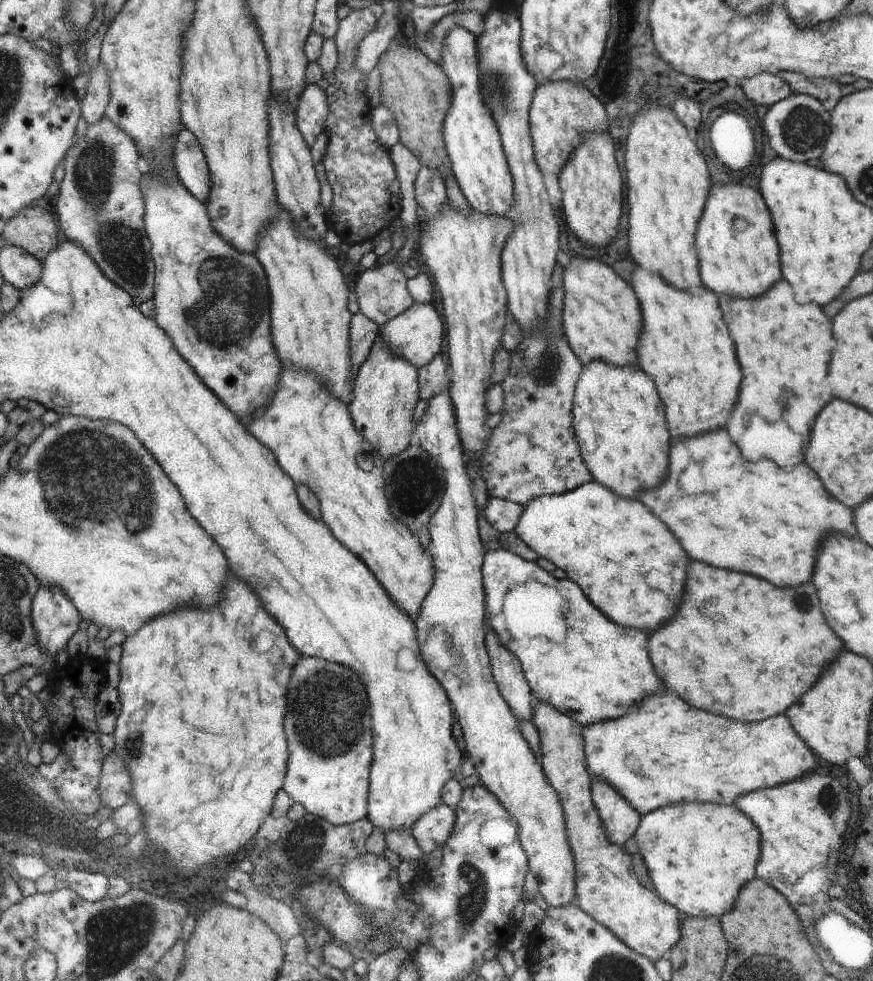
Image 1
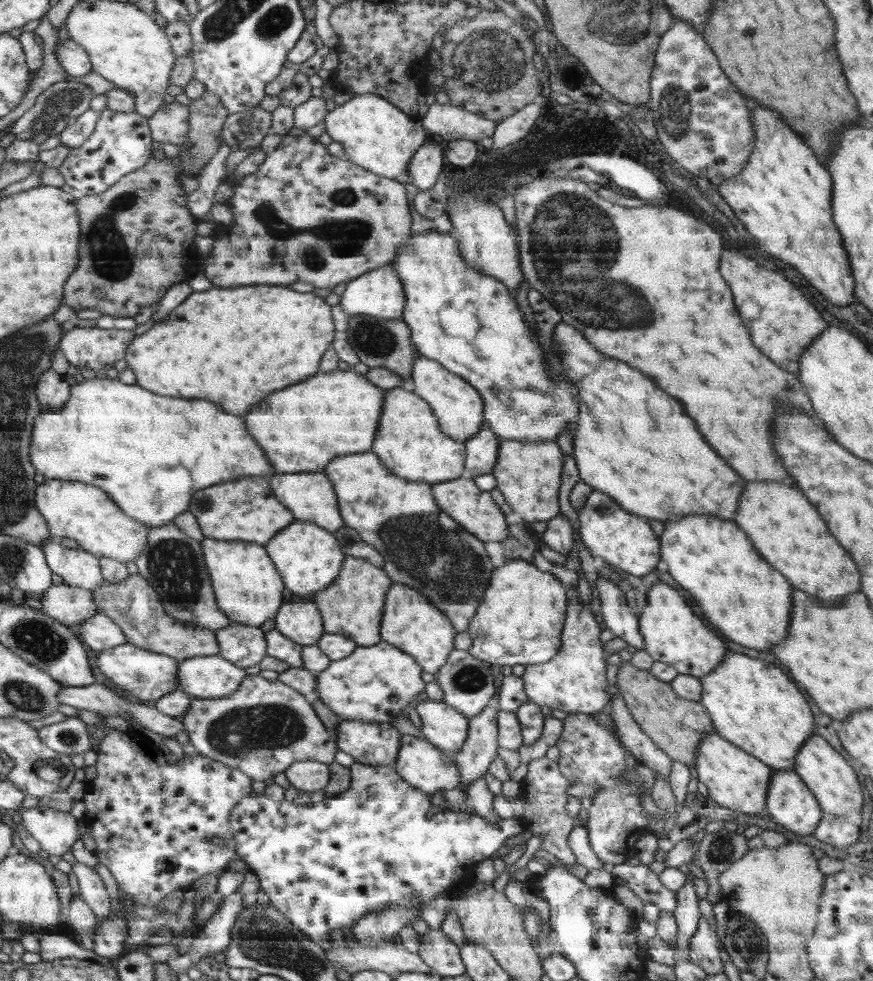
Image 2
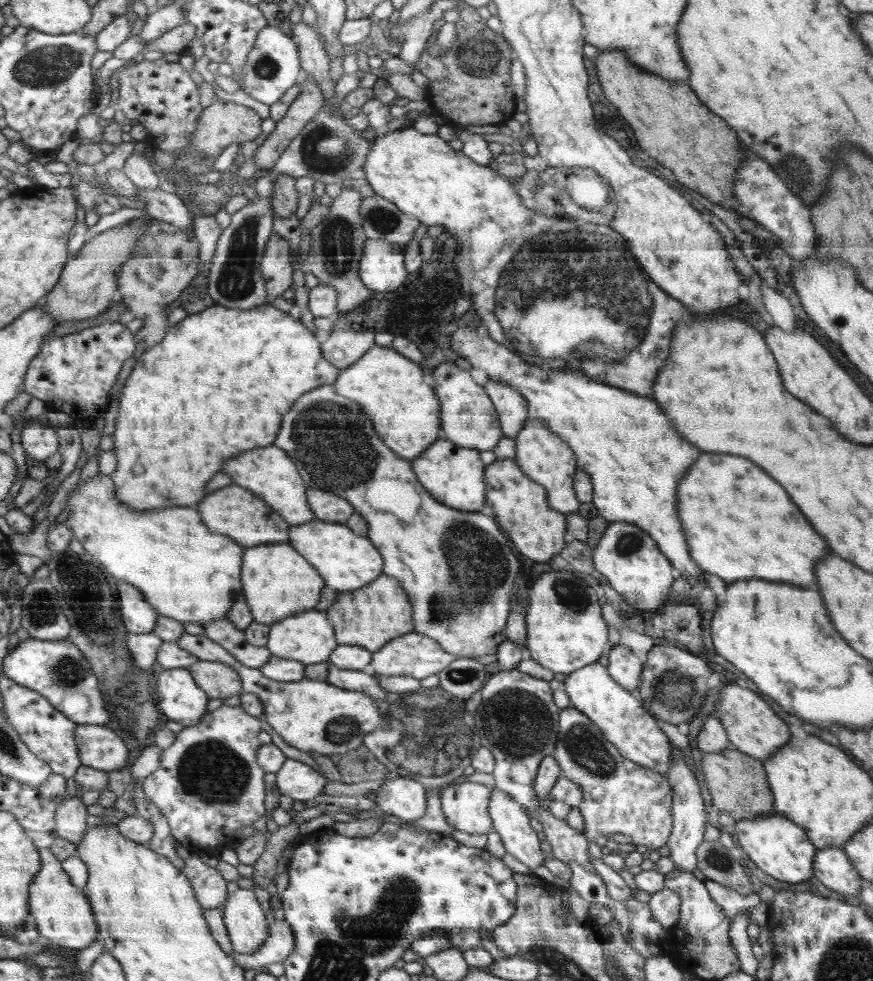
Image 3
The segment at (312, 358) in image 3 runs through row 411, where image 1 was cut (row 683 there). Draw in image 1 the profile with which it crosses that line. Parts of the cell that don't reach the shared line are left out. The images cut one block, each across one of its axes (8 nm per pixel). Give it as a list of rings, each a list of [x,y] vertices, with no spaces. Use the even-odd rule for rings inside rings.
[[[234,576],[228,582],[228,588],[224,592],[224,600],[216,610],[202,610],[202,608],[182,608],[174,614],[162,616],[152,620],[144,630],[140,630],[134,638],[127,638],[124,643],[124,654],[120,664],[121,681],[119,684],[122,699],[122,712],[118,720],[116,732],[114,732],[116,752],[124,764],[128,766],[128,772],[134,780],[133,799],[140,804],[142,812],[148,816],[146,828],[150,836],[156,842],[160,850],[166,850],[170,854],[170,860],[184,872],[196,874],[202,866],[212,864],[220,856],[236,854],[240,848],[248,844],[248,840],[258,832],[260,824],[266,820],[266,816],[272,810],[272,800],[276,792],[282,788],[282,780],[286,774],[286,762],[288,760],[288,746],[284,736],[284,714],[286,714],[286,692],[288,682],[294,664],[298,662],[301,654],[292,648],[288,642],[284,630],[274,622],[274,618],[262,608],[258,596],[248,586],[246,580]],[[134,716],[142,716],[138,722]]]

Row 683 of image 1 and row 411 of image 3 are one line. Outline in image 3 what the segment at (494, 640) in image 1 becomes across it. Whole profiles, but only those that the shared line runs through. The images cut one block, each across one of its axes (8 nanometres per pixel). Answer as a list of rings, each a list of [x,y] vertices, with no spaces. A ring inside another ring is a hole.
[[[487,380],[484,388],[490,393],[490,398],[499,414],[503,436],[516,438],[523,430],[526,422],[526,398],[516,388],[508,384],[500,384],[498,380]]]

